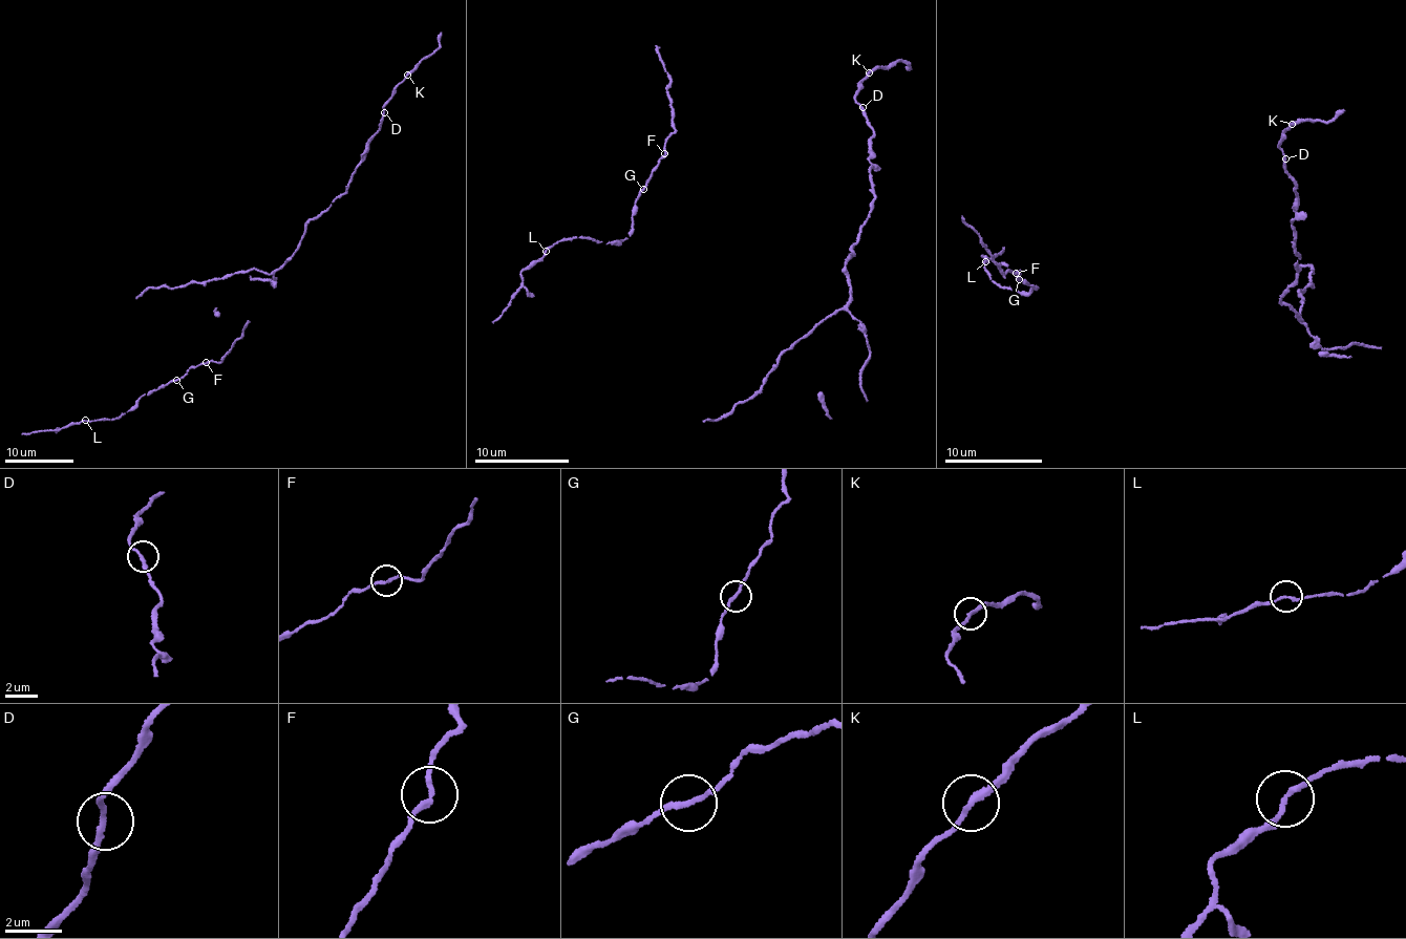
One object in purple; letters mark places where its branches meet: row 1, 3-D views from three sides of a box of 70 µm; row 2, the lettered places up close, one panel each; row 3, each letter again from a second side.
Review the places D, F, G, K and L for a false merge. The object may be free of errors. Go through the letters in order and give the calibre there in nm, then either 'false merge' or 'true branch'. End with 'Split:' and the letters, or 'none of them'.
D: 180 nm thick; true branch
F: 170 nm thick; true branch
G: 190 nm thick; true branch
K: 190 nm thick; true branch
L: 170 nm thick; true branch
Split: none of them

